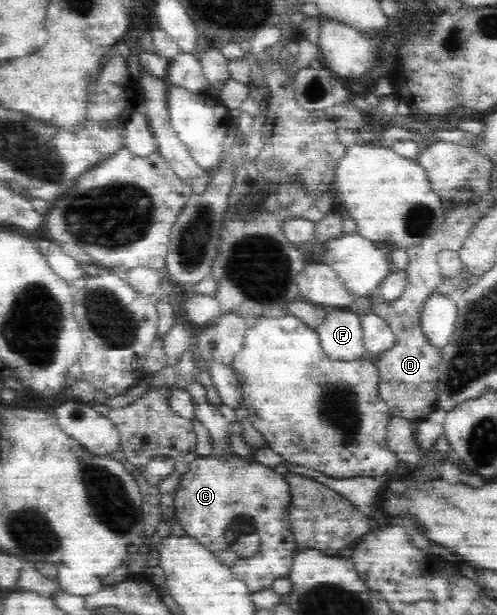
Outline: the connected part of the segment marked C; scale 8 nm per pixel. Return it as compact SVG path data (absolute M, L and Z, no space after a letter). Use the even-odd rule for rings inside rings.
M198 457L190 464L190 471L183 475L175 493L174 514L188 535L199 539L226 566L231 567L236 579L240 579L250 593L263 591L272 586L276 579L287 578L291 557L295 549L288 507L291 502L288 482L273 467L259 462L232 464L220 462L218 457Z

